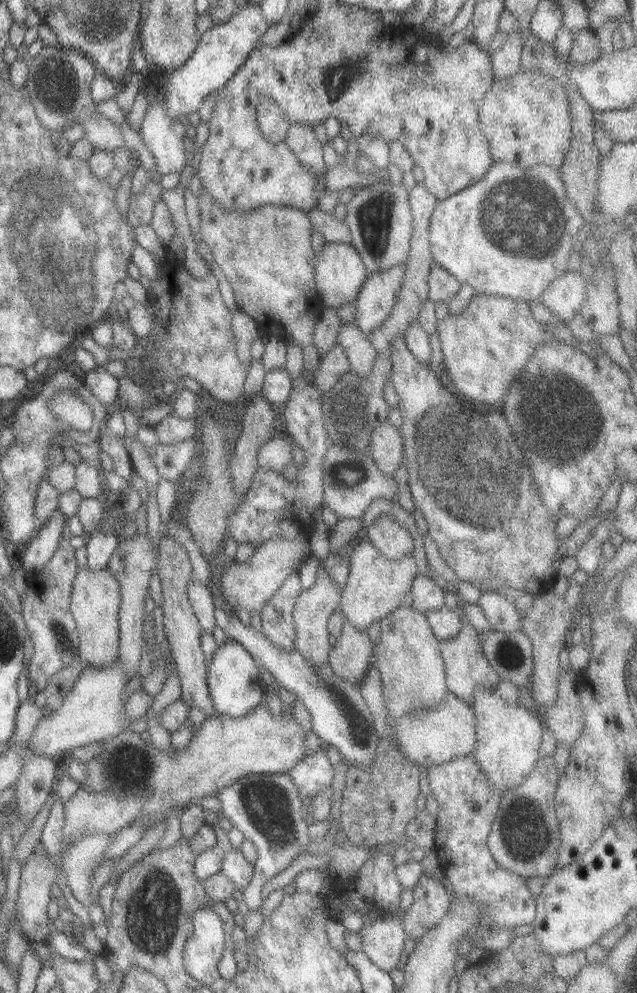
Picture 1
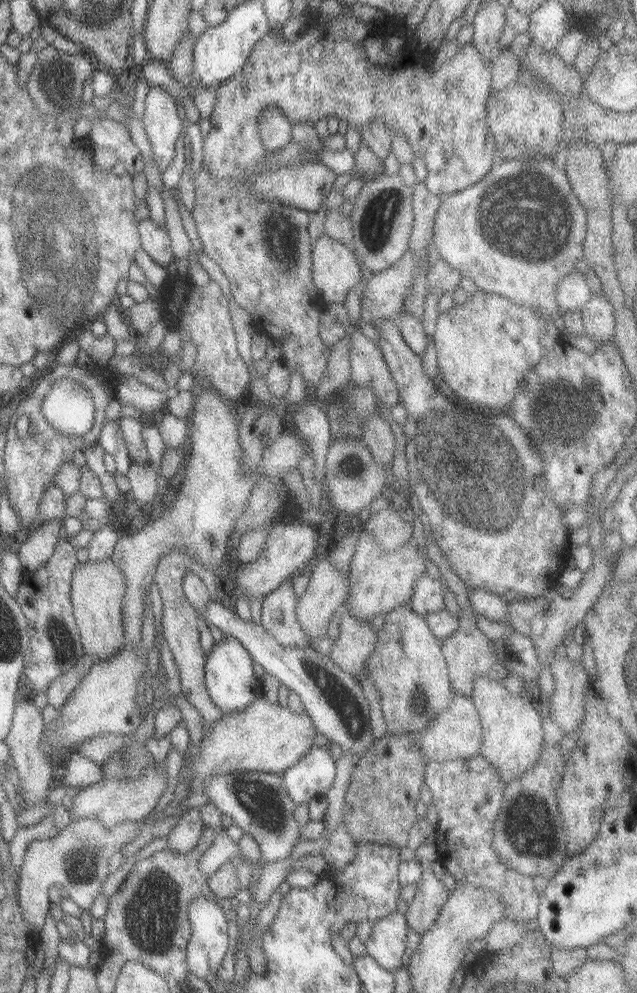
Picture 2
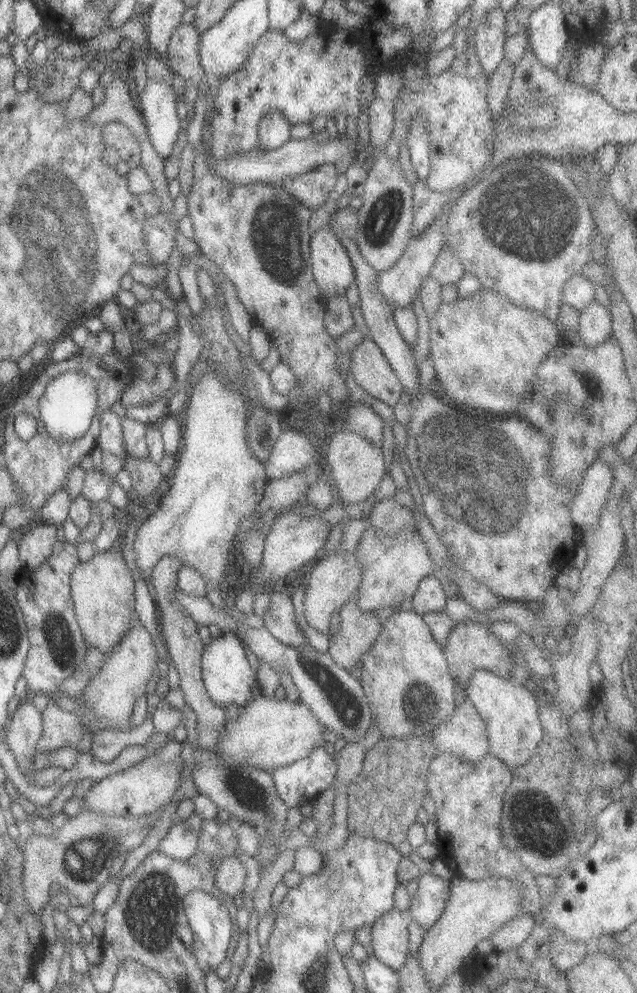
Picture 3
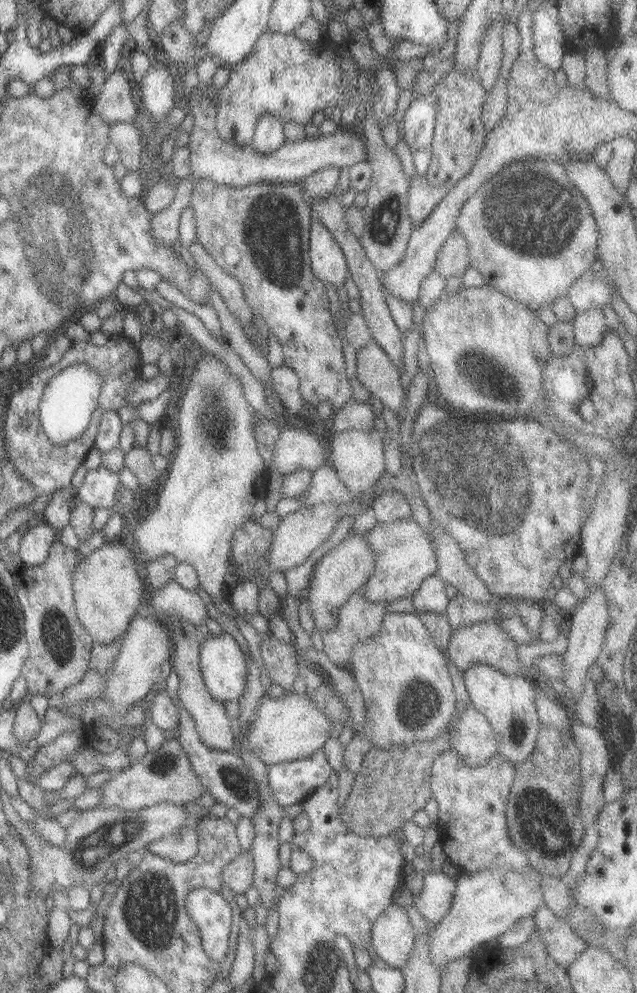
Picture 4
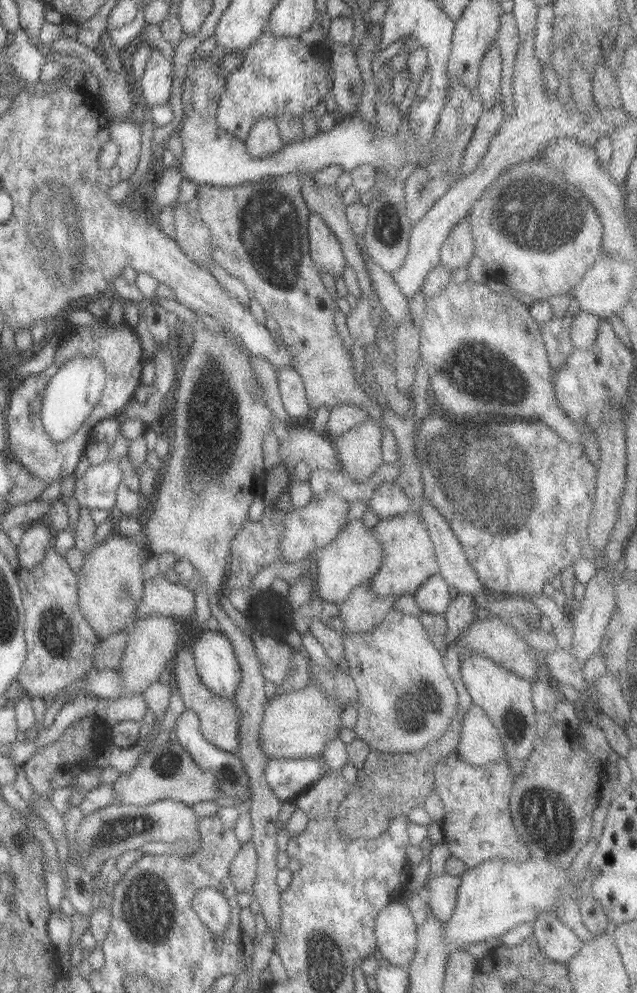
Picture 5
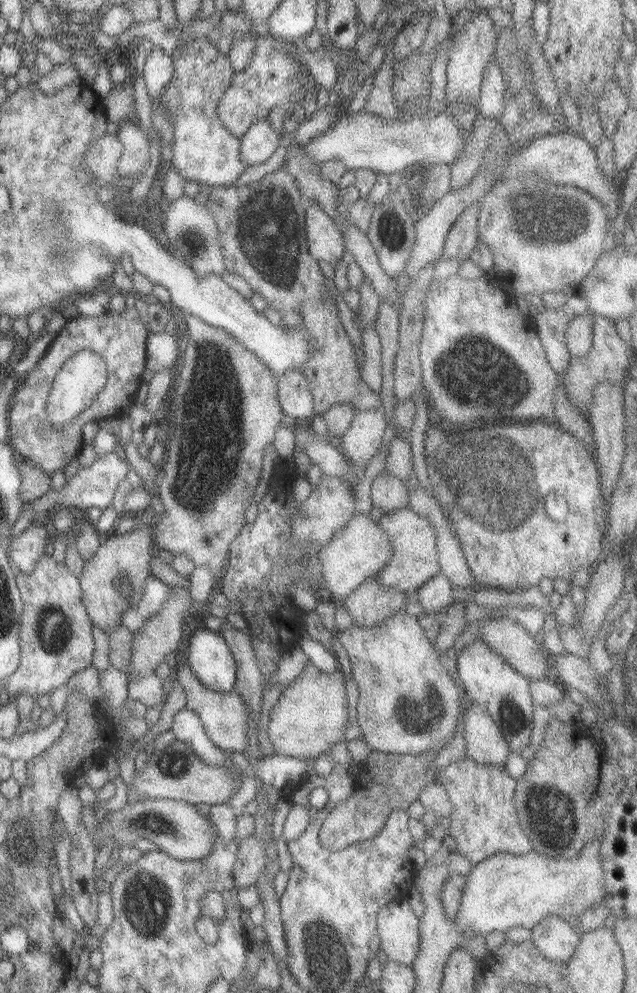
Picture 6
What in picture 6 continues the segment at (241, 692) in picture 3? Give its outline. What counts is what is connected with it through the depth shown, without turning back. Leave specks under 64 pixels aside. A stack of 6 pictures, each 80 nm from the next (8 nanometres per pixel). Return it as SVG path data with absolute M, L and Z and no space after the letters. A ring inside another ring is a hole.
M200 627L187 634L189 654L185 657L197 680L213 692L226 693L236 682L236 666L224 638Z

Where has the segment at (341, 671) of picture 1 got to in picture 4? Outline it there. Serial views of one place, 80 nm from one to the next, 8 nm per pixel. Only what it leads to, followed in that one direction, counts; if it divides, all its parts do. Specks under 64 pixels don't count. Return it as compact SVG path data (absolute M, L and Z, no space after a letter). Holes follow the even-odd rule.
M360 588L337 609L337 621L331 630L317 630L315 634L319 637L318 643L321 651L333 665L344 669L349 667L352 658L352 647L377 634L382 623L382 616L386 613L386 606L387 603L385 602L367 602L363 598Z

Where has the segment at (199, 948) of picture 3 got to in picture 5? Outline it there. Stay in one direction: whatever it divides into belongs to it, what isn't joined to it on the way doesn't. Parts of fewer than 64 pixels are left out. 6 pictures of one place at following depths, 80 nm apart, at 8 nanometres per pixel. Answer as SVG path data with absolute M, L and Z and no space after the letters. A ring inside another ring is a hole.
M199 889L193 895L191 904L204 931L212 937L214 947L220 948L222 943L220 936L231 920L230 906L225 897L215 889Z

